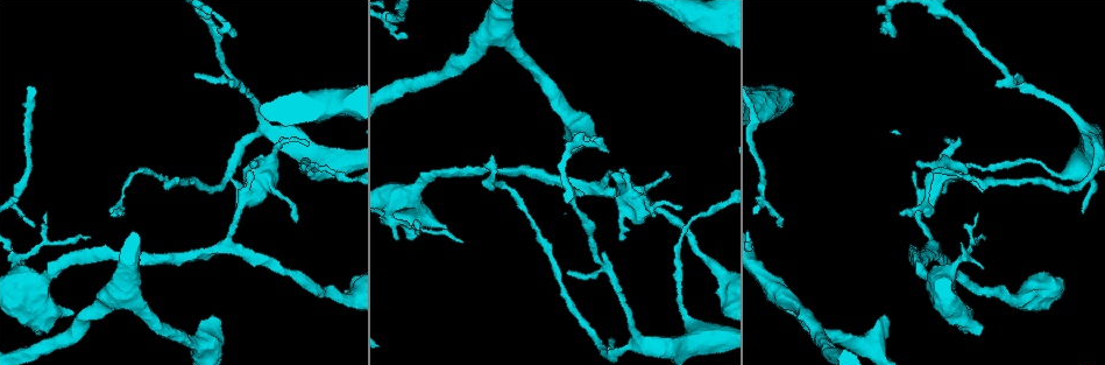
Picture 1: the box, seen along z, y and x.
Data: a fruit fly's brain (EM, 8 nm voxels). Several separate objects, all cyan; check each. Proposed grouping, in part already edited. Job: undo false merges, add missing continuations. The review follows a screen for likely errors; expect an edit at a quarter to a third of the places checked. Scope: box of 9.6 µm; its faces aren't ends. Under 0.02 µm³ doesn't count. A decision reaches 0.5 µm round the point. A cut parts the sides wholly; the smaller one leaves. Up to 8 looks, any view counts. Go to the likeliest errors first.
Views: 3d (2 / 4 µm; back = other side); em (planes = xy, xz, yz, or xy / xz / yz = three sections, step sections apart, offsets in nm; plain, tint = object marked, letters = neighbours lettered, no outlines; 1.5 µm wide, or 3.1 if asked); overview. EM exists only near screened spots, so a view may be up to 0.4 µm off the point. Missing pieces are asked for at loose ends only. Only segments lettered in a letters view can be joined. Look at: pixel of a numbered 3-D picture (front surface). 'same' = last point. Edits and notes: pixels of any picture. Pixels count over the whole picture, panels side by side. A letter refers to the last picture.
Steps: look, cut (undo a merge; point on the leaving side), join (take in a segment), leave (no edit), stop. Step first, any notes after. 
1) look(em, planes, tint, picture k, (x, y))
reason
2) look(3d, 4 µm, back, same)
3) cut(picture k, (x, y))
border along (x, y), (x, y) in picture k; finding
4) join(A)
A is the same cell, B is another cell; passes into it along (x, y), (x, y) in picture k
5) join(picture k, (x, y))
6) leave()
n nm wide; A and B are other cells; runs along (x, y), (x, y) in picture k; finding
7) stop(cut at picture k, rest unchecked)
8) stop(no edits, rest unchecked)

look(3d, 4 µm, picture 1, (885, 315))
branch stops here

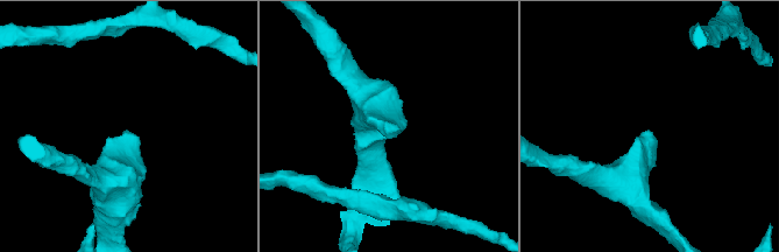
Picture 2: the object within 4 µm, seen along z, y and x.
look(em, 3.1 µm, xz, step 8, letters, picture 2, (645, 131))

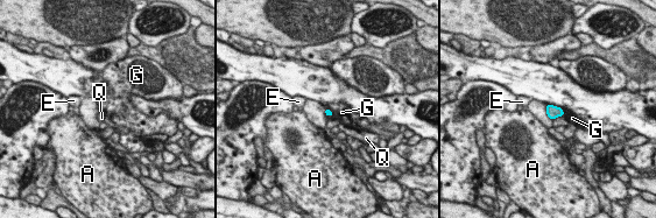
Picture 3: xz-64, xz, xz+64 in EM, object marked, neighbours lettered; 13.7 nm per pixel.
leave()
A, E, G and Q are other cells; border along (325, 108), (329, 108), (332, 115) in picture 3; no lettered segment goes on from it

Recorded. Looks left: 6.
look(em, planes, tint, picture 1, (447, 228))
thick end

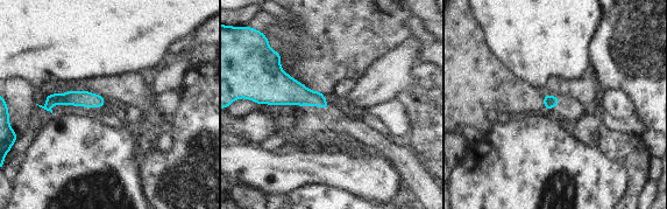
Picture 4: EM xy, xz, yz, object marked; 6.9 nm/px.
look(em, planes, letters, same)

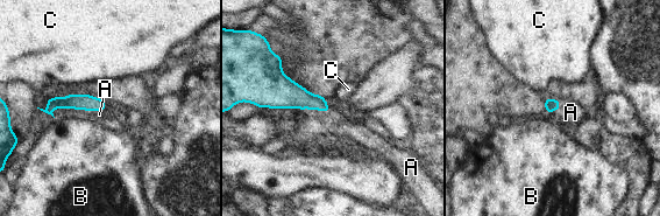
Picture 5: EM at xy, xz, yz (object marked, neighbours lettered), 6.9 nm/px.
join(A)
A is the same cell, B and C are other cells; passes into it along (279, 91), (311, 109), (312, 123) in picture 5; it goes on there

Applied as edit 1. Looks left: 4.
look(overview)

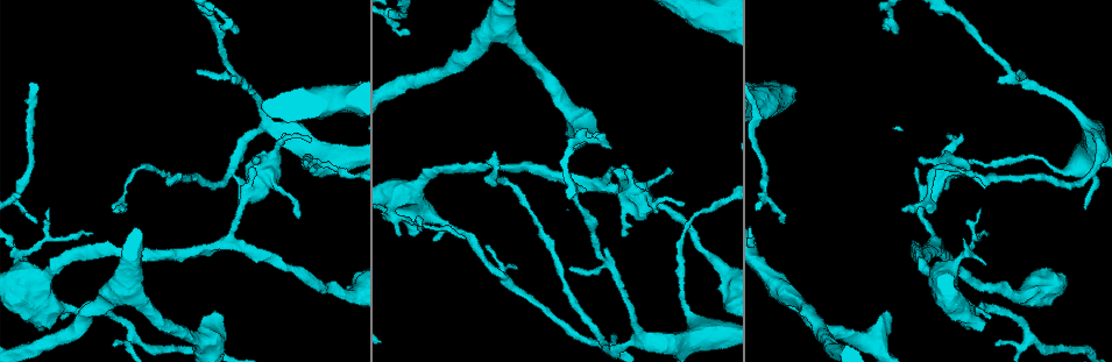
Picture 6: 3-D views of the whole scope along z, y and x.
look(3d, 4 µm, picture 6, (625, 166))
thin end

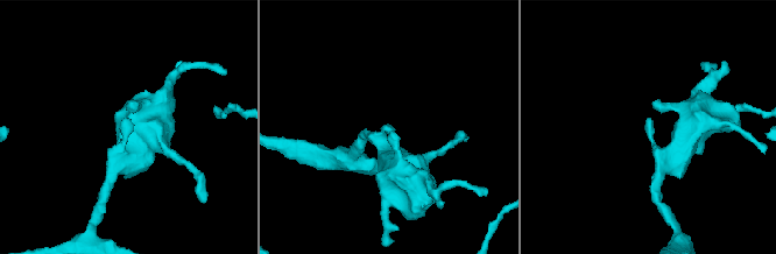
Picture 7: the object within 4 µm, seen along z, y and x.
look(em, planes, letters, picture 7, (390, 133))
need the tissue

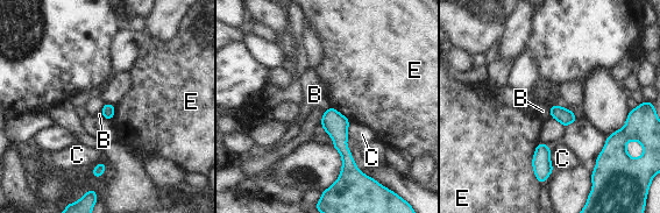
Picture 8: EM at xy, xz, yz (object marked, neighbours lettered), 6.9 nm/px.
leave()
90 nm wide; B, C and E are other cells; border along (548, 108), (552, 116) in picture 8; none of them fits

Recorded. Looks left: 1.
stop(join at picture 5, rest unchecked)

